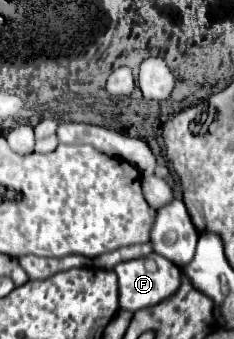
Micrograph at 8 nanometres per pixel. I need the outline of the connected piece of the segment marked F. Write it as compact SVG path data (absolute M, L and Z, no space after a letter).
M148 254L144 258L136 258L136 260L128 260L128 262L120 262L116 268L118 274L118 288L120 288L120 310L126 310L130 314L144 310L144 308L152 308L164 300L168 300L172 294L178 292L180 284L182 284L182 270L178 266L174 266L170 260L158 256L158 254Z

